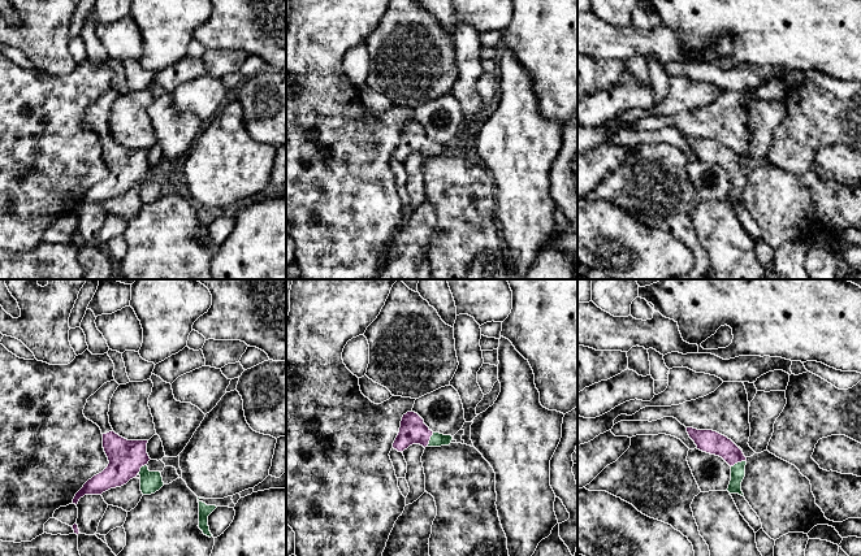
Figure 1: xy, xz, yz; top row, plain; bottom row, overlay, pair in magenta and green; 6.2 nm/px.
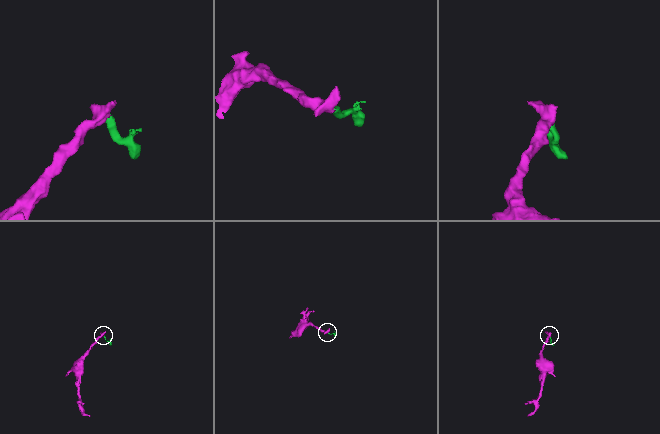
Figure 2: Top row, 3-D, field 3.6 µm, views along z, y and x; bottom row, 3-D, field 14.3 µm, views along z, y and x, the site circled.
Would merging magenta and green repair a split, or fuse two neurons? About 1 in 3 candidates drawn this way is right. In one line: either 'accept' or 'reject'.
accept

